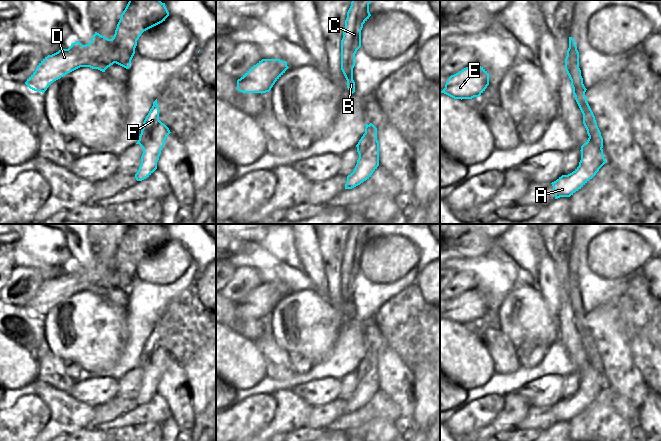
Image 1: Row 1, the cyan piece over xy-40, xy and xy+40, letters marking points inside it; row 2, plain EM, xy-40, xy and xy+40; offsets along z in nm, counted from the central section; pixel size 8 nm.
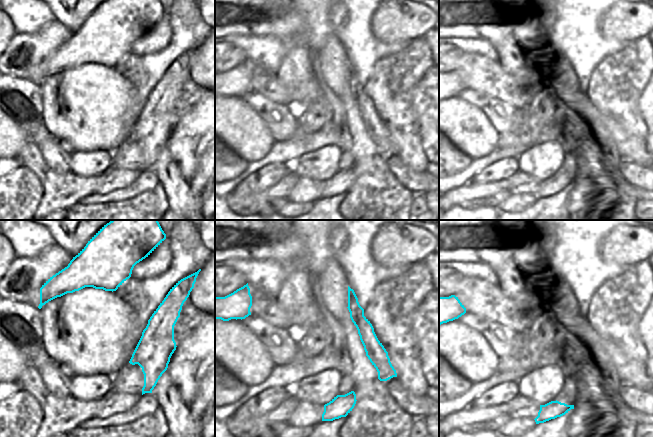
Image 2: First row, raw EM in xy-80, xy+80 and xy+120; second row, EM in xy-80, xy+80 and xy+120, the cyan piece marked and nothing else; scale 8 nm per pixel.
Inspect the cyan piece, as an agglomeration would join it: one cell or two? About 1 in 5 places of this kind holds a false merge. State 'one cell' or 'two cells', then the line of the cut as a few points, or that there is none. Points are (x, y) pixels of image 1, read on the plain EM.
two cells | xy+40 (589, 360), (601, 372)

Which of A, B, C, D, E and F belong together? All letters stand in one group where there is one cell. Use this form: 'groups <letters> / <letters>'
groups A F / B C D E

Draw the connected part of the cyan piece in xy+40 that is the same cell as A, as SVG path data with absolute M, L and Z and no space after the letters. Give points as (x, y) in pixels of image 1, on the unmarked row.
M590 361L581 370L580 375L581 384L579 390L572 397L562 399L551 407L555 416L555 423L573 419L607 387L603 380L603 373L598 371Z

